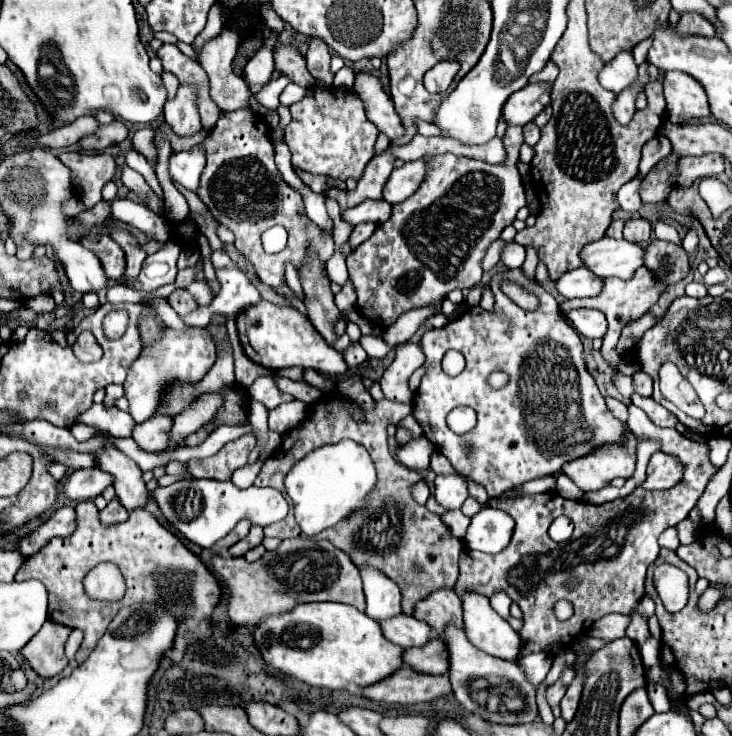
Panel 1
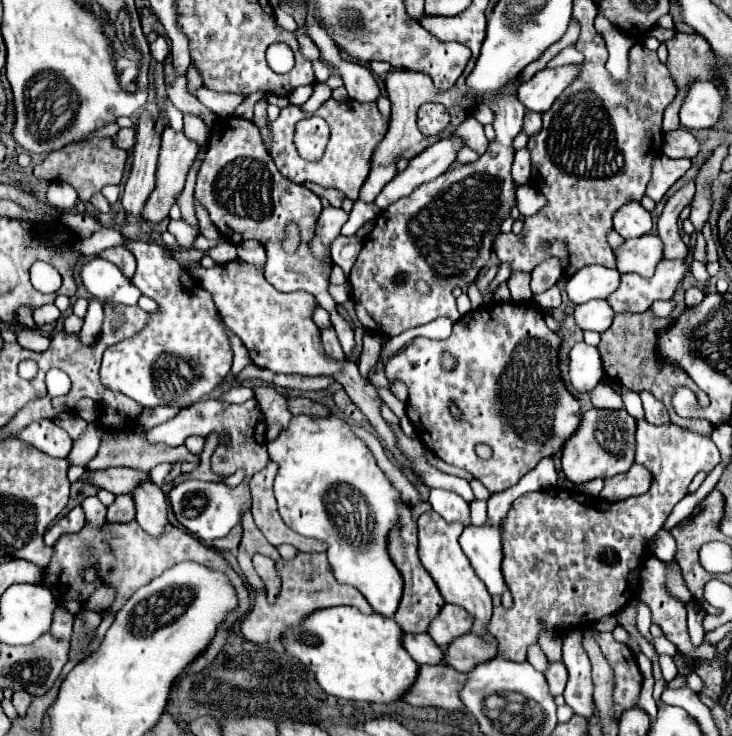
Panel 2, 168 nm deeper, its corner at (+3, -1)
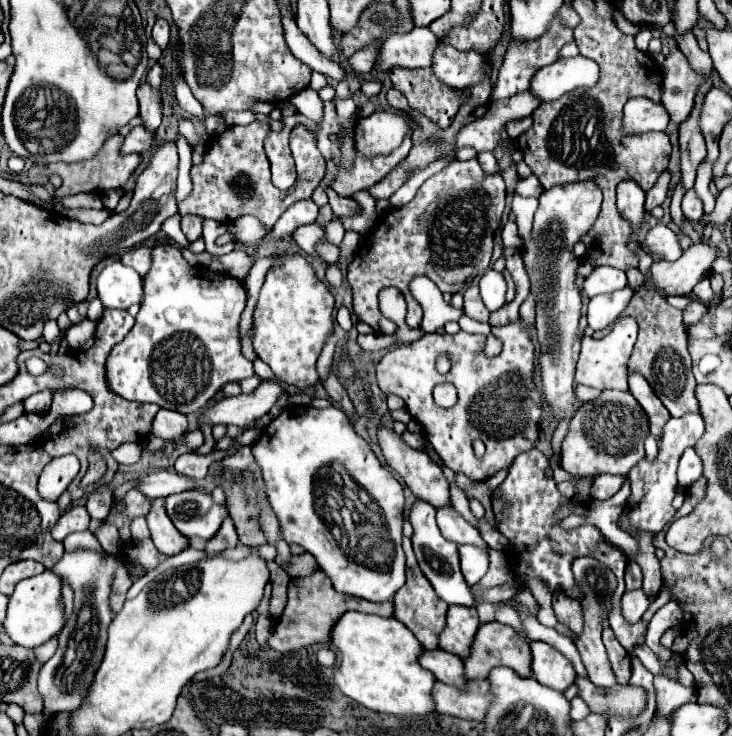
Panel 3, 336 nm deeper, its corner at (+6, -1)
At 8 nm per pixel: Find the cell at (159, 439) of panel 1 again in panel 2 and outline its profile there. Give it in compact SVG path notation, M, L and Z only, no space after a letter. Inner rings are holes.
M255 398L245 404L223 404L219 400L199 400L189 408L183 408L171 420L145 430L145 438L149 444L167 444L179 446L189 436L197 434L207 438L209 434L217 434L217 448L213 452L213 472L219 476L231 476L237 468L245 468L245 478L251 478L255 472L263 470L269 462L267 442L265 442L265 416L259 410Z

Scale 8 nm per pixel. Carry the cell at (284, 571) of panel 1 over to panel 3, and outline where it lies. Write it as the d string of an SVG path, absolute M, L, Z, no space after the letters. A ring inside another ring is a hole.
M316 570L308 578L294 578L288 586L286 610L284 610L280 622L276 624L276 630L272 632L268 644L272 646L272 650L278 650L278 652L292 652L292 650L298 650L298 648L304 648L310 644L328 644L334 624L348 610L356 610L356 612L364 612L364 614L378 614L384 618L394 616L392 600L368 602L368 600L360 600L356 596L340 594L334 590L330 578L322 570Z

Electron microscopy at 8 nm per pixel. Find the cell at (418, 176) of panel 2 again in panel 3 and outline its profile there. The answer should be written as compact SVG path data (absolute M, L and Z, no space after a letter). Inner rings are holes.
M528 90L516 94L516 96L508 98L508 100L492 102L486 116L478 118L476 122L472 122L472 124L468 124L468 126L464 126L460 130L456 150L462 148L462 146L472 146L478 152L494 150L502 140L502 132L504 132L506 122L526 118L538 106L540 106L540 98L536 98Z

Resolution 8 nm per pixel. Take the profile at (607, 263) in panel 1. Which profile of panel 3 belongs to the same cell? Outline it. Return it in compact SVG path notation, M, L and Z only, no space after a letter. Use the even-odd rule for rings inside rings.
M658 222L646 236L644 244L648 246L648 250L660 254L664 260L676 260L682 256L682 248L678 242L678 236L662 222Z

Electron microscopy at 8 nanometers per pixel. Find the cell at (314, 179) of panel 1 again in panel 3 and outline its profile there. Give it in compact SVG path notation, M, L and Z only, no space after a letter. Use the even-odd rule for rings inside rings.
M332 188L326 190L328 198L330 198L330 206L332 206L332 212L334 216L354 216L360 212L360 204L352 198L344 198L340 194L336 194Z

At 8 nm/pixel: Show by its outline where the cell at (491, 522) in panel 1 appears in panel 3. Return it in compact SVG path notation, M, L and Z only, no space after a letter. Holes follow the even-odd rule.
M460 546L458 554L460 554L460 570L464 574L464 580L468 582L468 586L478 584L488 570L488 552L472 546Z

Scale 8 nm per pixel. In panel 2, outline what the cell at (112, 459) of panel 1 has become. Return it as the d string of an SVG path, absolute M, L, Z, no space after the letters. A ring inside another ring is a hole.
M141 482L133 492L133 502L137 516L135 520L147 534L159 534L163 532L167 520L167 498L161 492L161 488L153 482Z

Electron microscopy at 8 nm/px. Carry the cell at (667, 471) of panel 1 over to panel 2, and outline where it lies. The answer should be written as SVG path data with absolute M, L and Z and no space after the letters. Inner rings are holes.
M635 464L635 466L631 466L629 472L613 476L611 480L605 480L601 498L607 502L619 502L619 500L625 500L631 496L641 496L649 490L651 482L653 482L651 472L645 466Z

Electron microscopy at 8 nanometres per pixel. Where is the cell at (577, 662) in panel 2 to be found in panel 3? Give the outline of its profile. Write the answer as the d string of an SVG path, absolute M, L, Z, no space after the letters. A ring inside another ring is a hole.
M576 678L576 684L580 688L580 694L592 712L606 716L622 716L622 718L634 718L640 716L646 708L646 690L632 684L616 684L608 690L596 688L586 678Z

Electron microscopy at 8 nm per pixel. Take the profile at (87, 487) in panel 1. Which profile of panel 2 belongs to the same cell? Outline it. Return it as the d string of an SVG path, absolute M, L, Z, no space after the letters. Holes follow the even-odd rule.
M107 468L107 470L89 470L87 482L95 488L109 490L111 494L129 494L139 482L149 480L147 472L131 468Z

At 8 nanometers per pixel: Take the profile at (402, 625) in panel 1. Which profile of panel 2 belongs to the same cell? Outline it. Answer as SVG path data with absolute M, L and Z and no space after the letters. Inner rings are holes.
M403 634L403 648L419 664L441 664L443 650L433 642L429 634Z

